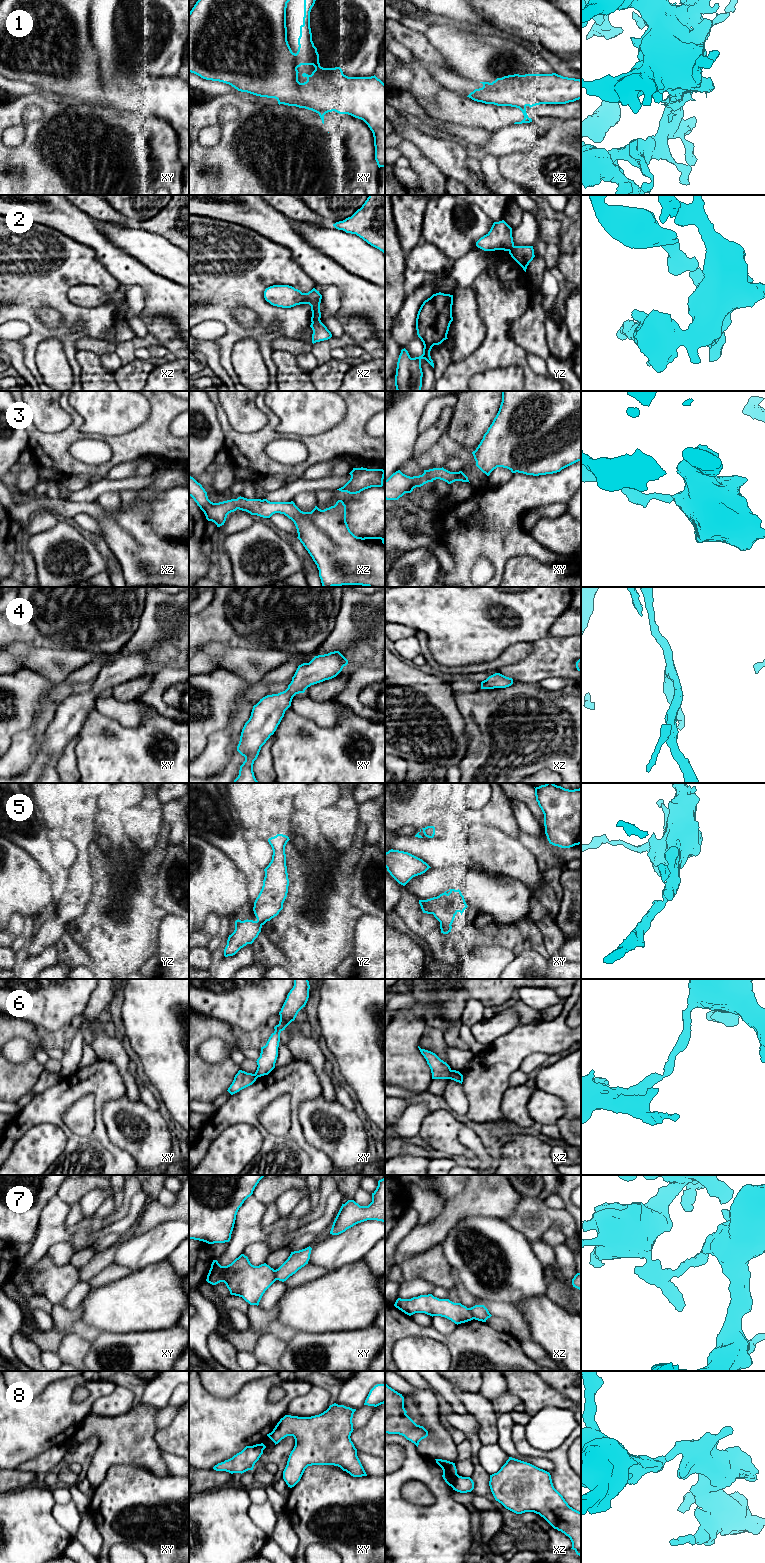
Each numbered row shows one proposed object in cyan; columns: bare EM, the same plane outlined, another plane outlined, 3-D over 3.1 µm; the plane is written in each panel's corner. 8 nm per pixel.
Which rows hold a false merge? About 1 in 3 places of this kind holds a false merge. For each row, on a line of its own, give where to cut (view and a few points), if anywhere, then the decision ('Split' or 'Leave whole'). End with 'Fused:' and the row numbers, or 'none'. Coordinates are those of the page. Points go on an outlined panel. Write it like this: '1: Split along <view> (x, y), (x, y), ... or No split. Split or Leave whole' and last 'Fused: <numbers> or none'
1: No split. Leave whole
2: Split along xz (319, 319), (312, 323). Split
3: No split. Leave whole
4: No split. Leave whole
5: No split. Leave whole
6: Split along xz (452, 1070), (449, 1078). Split
7: Split along xz (469, 1308), (474, 1318). Split
8: Split along xz (458, 1475), (451, 1486). Split
Fused: 2, 6, 7, 8

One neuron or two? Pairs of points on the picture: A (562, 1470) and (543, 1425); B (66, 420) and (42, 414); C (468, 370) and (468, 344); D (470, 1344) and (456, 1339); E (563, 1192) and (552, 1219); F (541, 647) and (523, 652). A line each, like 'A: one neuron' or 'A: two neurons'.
A: two neurons
B: one neuron
C: two neurons
D: one neuron
E: two neurons
F: two neurons

